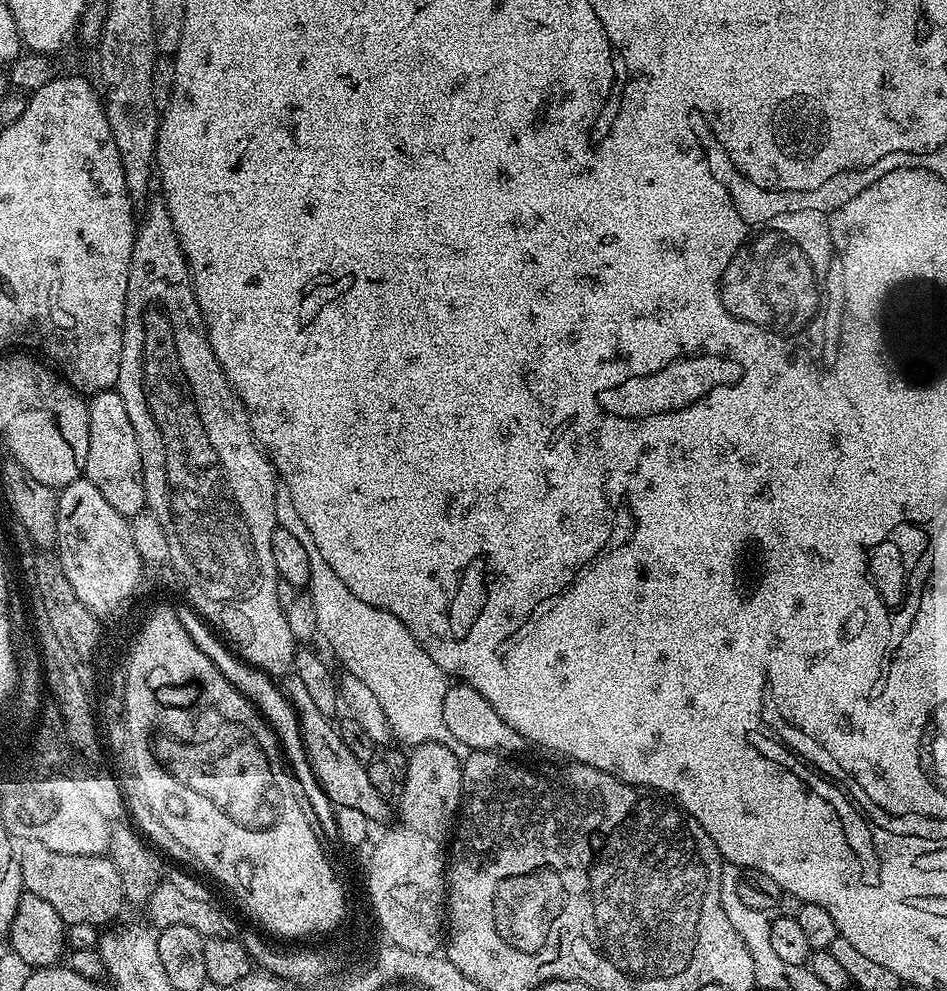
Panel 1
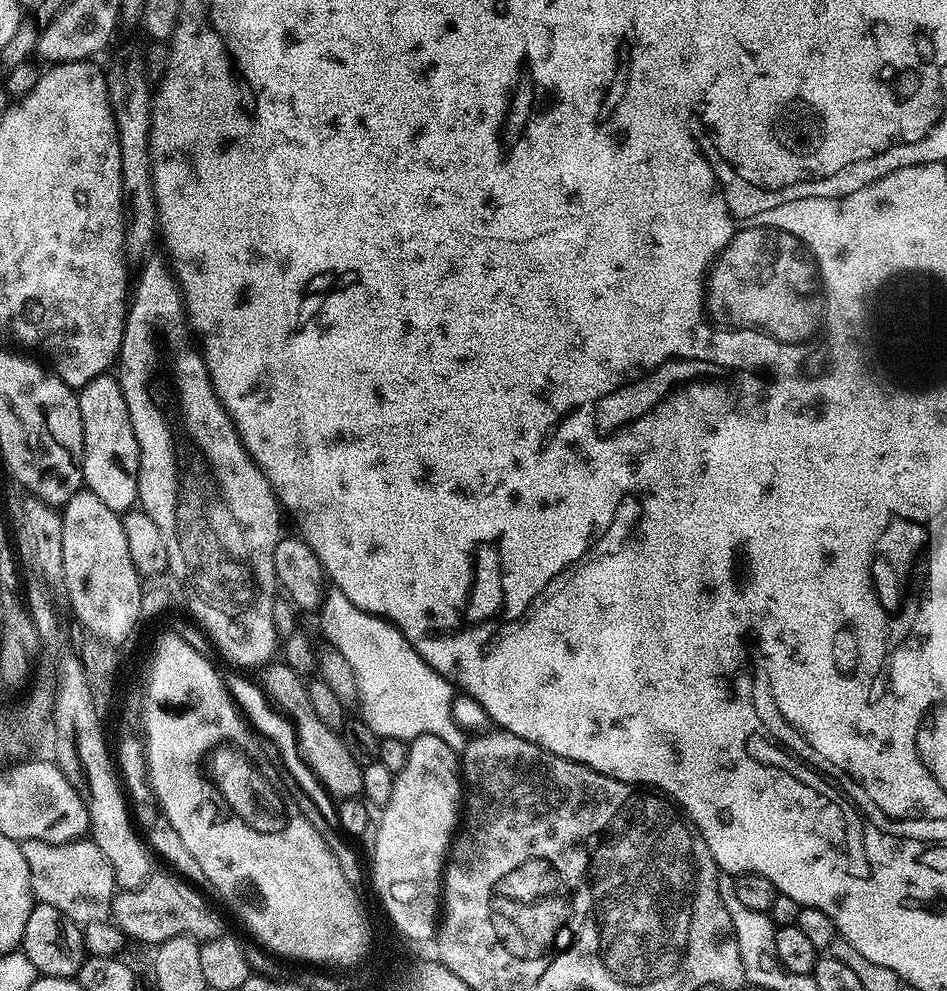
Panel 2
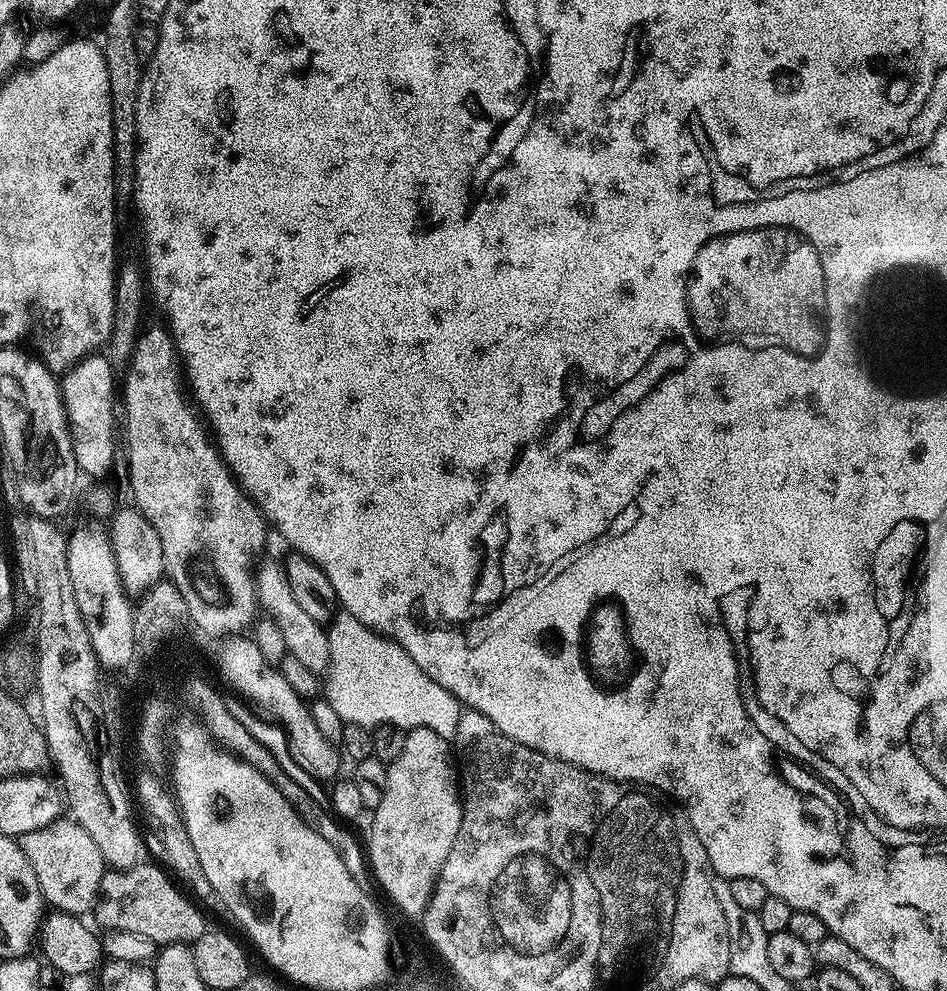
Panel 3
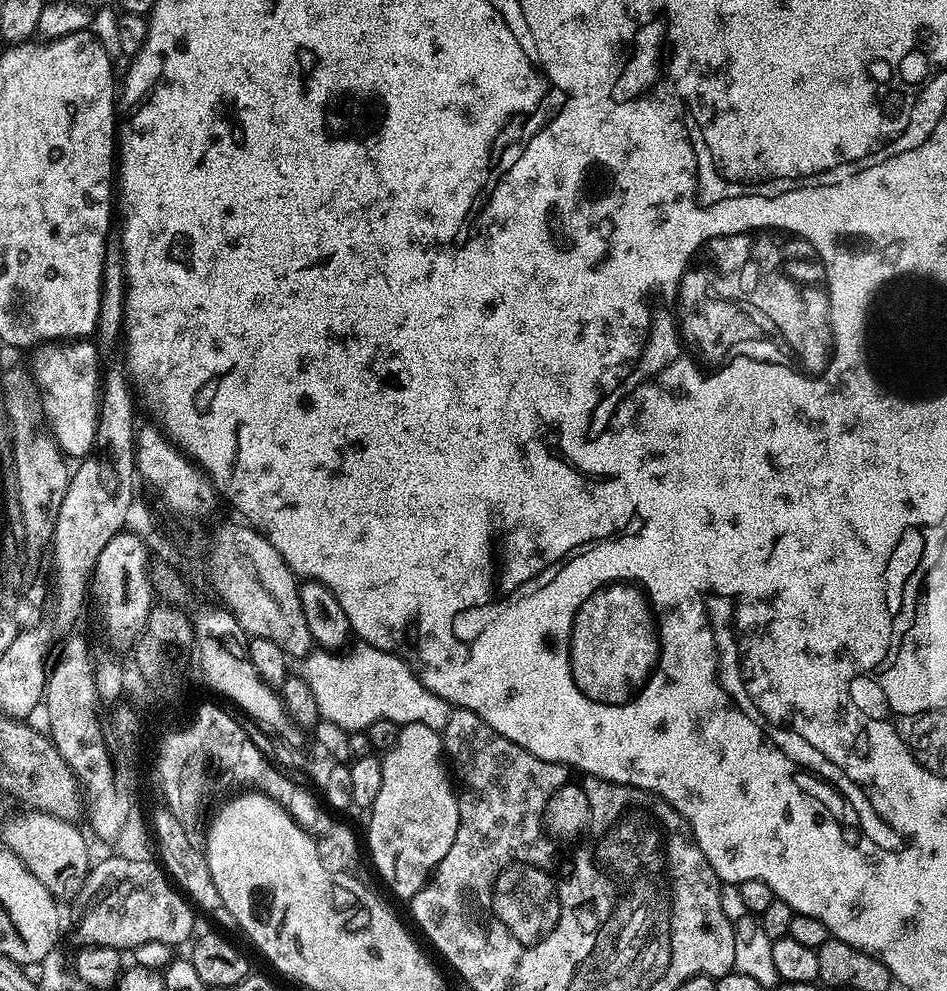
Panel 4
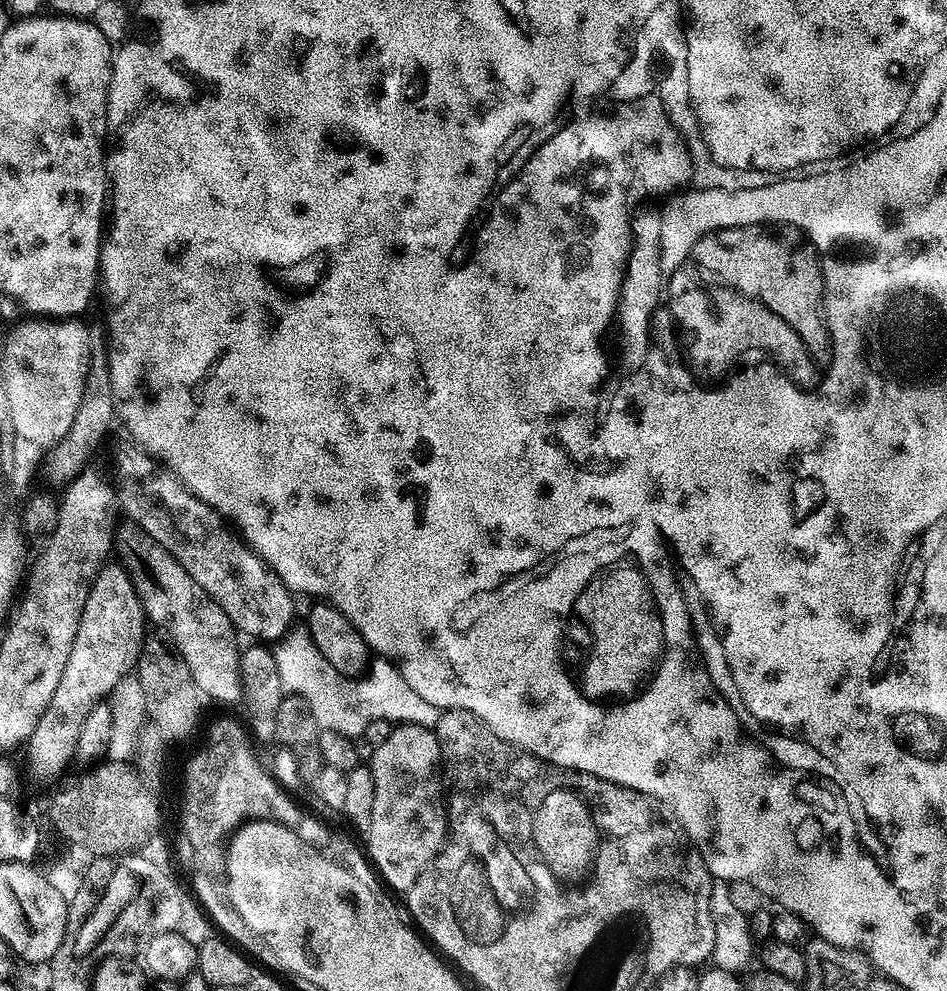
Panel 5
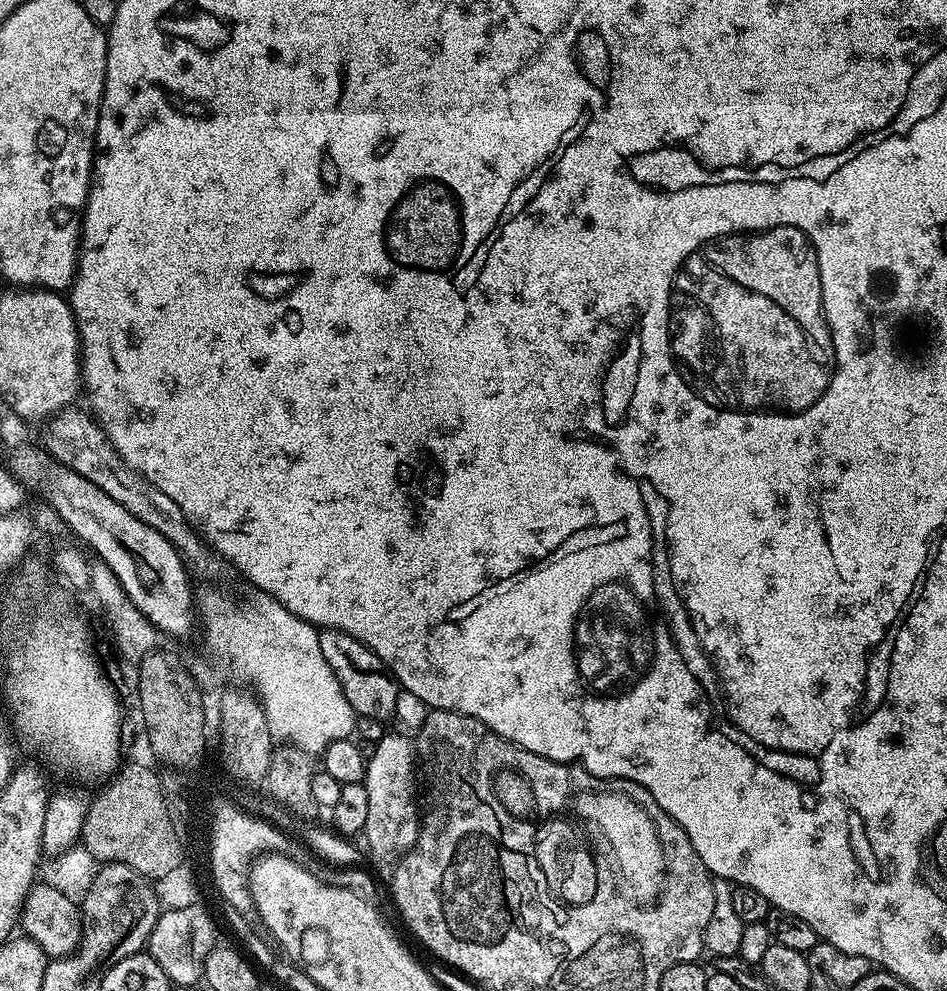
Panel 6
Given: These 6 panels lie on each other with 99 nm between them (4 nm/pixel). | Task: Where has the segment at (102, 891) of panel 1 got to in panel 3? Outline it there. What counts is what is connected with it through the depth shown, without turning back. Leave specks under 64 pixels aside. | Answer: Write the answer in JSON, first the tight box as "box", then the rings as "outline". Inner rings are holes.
{"box":[18,818,106,917],"outline":[[[57,818],[42,830],[30,830],[22,834],[18,837],[18,843],[22,854],[26,854],[30,866],[36,871],[45,905],[58,912],[70,912],[83,917],[84,912],[93,911],[99,897],[106,861],[84,825],[72,818],[64,819]]]}

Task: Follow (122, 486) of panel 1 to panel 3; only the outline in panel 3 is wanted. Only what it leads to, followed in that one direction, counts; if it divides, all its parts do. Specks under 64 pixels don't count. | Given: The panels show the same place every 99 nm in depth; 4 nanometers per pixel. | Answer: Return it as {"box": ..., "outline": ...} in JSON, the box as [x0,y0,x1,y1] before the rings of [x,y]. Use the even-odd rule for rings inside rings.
{"box":[59,354,118,477],"outline":[[[93,354],[85,360],[79,360],[74,367],[63,373],[59,381],[60,396],[64,401],[64,412],[71,429],[74,458],[79,471],[86,477],[104,476],[112,466],[114,456],[114,412],[118,410],[118,400],[112,397],[114,392],[114,373],[107,355]]]}

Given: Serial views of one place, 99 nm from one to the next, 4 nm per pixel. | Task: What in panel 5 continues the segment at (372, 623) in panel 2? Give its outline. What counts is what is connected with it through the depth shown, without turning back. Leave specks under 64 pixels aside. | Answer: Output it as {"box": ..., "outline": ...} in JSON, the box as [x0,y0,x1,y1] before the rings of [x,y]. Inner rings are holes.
{"box":[271,626,441,738],"outline":[[[296,626],[285,632],[279,640],[275,641],[271,651],[274,662],[277,663],[278,678],[281,679],[283,691],[288,696],[297,696],[301,699],[321,729],[353,738],[365,735],[368,732],[368,724],[374,723],[375,720],[411,722],[424,728],[435,729],[441,709],[430,706],[430,702],[426,702],[426,698],[414,694],[414,690],[410,690],[410,686],[406,686],[406,678],[402,678],[402,674],[390,660],[373,659],[370,664],[372,677],[365,683],[362,682],[363,680],[343,676],[338,670],[334,670],[334,666],[330,666],[330,662],[326,662],[326,658],[322,658],[318,646],[314,646],[307,627],[304,626],[300,626],[300,628]]]}

